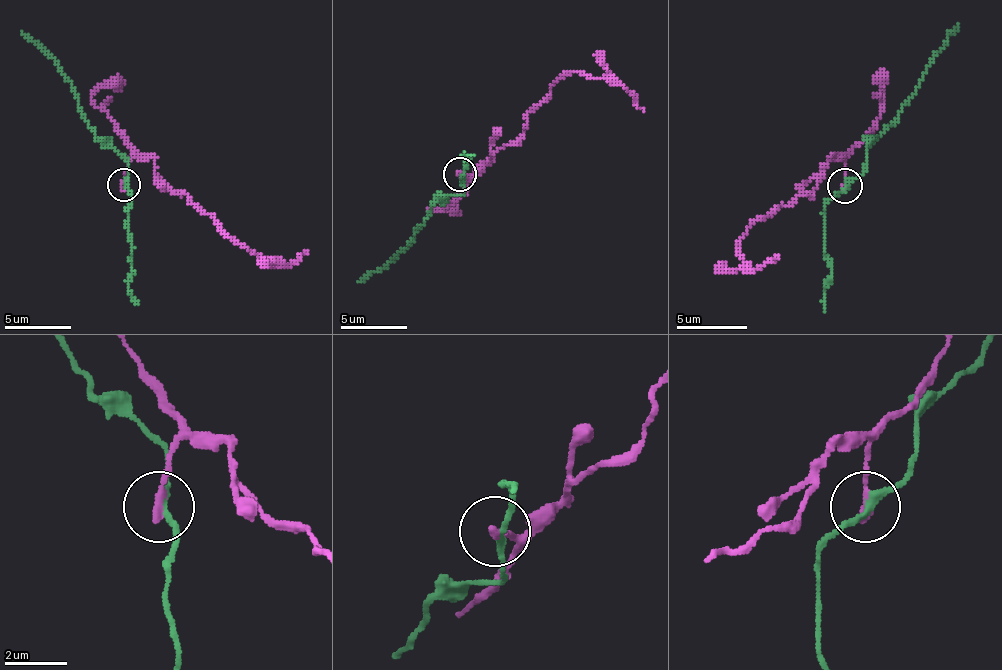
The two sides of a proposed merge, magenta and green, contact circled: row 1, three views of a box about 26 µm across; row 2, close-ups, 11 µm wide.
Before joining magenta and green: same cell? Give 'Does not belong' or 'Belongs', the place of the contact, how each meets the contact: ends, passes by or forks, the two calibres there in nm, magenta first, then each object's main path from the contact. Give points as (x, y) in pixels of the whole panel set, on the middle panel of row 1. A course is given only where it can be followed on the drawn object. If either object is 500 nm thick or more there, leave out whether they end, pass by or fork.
Does not belong. Place: (460, 174). At the ring magenta ends. At the ring green passes by. Thickness 280 nm (magenta) against 200 nm. Course of magenta: (461, 175), (471, 175), (487, 165), (491, 155), (524, 132), (527, 115), (574, 72), (620, 85), (644, 112). Course of green: (461, 175), (464, 191), (444, 195), (397, 255), (357, 281)

